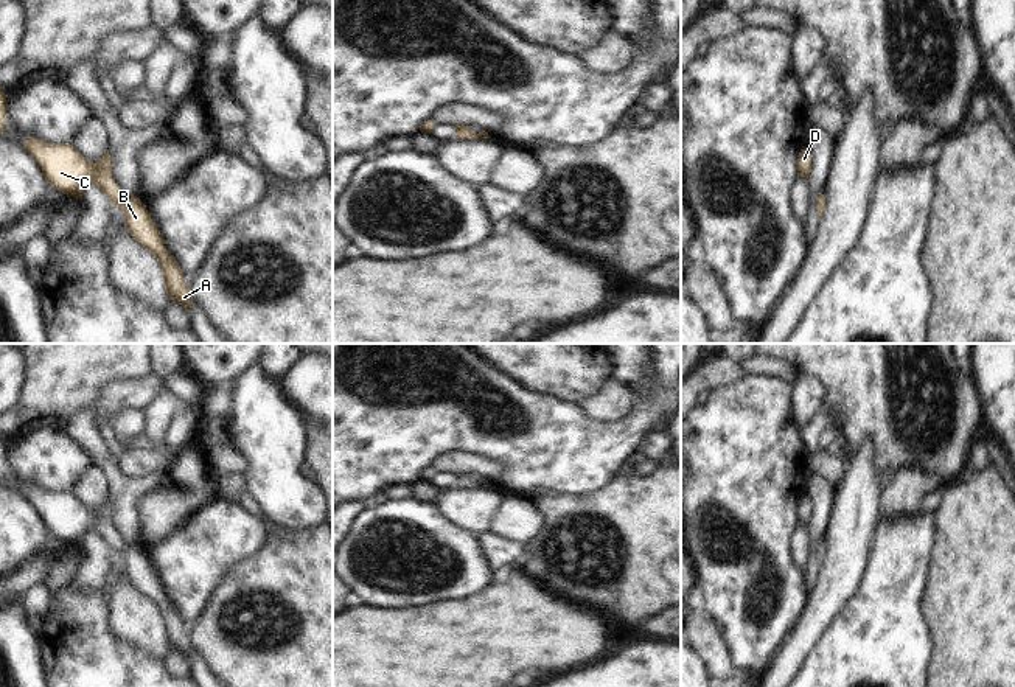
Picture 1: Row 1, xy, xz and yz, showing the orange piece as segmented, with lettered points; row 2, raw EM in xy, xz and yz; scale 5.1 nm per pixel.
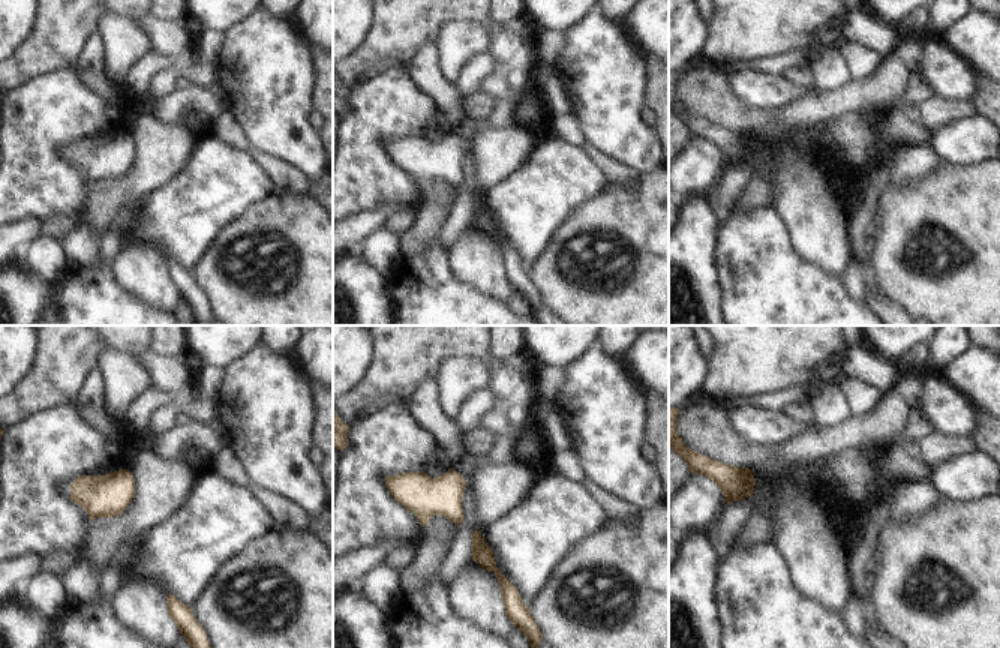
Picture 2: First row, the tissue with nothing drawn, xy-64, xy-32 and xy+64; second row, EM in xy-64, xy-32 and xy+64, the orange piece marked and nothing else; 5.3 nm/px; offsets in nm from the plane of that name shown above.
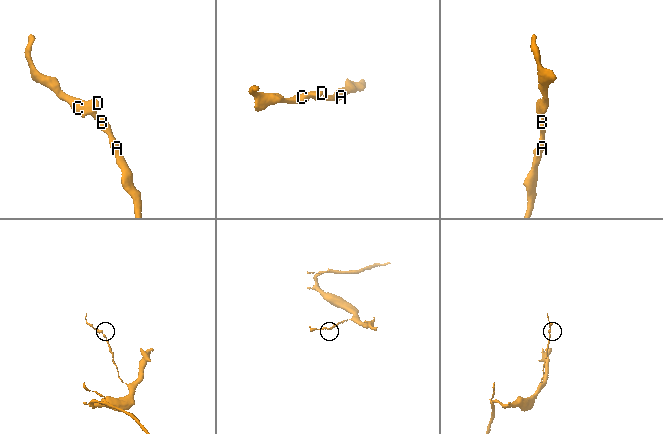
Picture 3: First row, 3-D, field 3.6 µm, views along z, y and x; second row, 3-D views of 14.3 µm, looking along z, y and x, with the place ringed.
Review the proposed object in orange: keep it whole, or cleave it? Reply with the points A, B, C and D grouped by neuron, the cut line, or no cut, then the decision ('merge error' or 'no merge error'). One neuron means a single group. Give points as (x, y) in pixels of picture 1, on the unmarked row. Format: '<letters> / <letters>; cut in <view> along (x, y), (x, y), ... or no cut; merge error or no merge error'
A B C D; no cut; no merge error

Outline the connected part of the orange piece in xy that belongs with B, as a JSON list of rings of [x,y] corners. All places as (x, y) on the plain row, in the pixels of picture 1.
[[[33,485],[23,491],[25,499],[37,510],[48,532],[67,544],[81,547],[84,535],[92,530],[126,564],[131,584],[146,595],[160,611],[166,642],[190,659],[193,642],[183,631],[183,622],[166,598],[165,589],[148,561],[145,552],[135,544],[124,547],[120,535],[112,525],[110,499],[98,508],[89,510],[81,500],[67,491],[47,491]]]

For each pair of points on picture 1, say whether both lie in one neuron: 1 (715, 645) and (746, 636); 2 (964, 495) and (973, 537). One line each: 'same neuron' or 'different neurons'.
1: different neurons
2: same neuron

